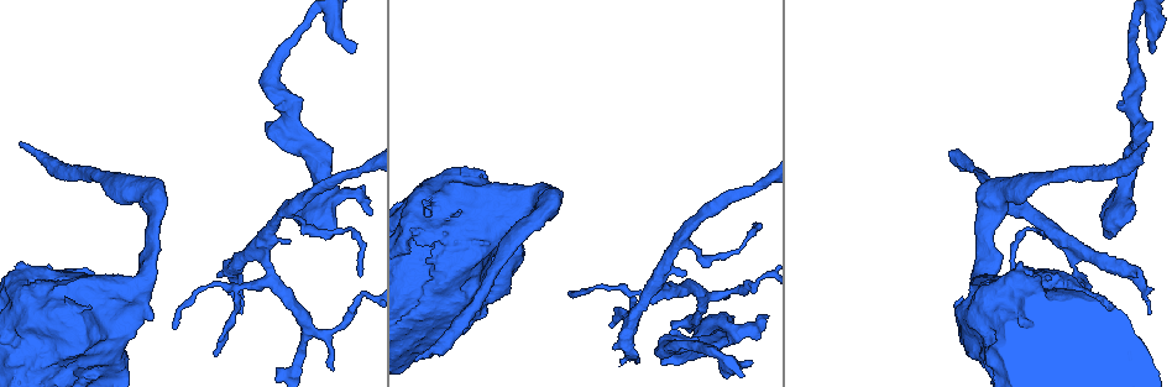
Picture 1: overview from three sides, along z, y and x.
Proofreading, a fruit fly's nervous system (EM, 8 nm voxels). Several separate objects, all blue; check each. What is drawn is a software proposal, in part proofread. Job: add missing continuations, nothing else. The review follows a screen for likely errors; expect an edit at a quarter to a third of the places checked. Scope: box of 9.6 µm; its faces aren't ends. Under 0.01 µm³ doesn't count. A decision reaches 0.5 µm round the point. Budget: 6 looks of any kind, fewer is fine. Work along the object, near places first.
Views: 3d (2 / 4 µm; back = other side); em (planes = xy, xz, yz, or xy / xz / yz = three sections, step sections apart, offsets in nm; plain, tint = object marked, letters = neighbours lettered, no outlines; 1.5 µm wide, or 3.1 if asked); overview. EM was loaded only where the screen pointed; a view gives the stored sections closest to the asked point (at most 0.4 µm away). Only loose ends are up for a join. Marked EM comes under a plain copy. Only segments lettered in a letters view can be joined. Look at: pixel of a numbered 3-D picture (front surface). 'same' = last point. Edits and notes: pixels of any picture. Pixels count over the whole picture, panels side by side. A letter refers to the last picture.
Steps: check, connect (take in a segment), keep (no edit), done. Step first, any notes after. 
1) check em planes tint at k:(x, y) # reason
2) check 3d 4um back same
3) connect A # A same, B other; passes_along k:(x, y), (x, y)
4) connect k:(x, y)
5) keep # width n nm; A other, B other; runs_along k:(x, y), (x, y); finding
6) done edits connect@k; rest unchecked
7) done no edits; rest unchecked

check em planes letters at 1:(333, 371) # an open end

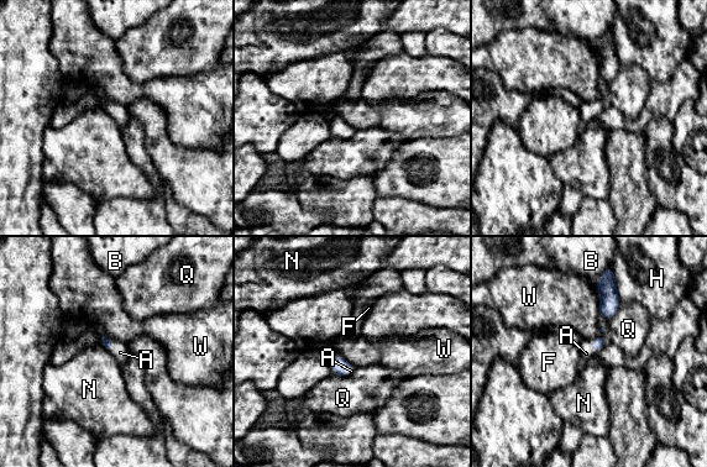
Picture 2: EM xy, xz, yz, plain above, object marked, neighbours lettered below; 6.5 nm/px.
connect A # A same, B other, F other, H other, N other, Q other, W other; the neuron continues

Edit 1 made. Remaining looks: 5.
check overview

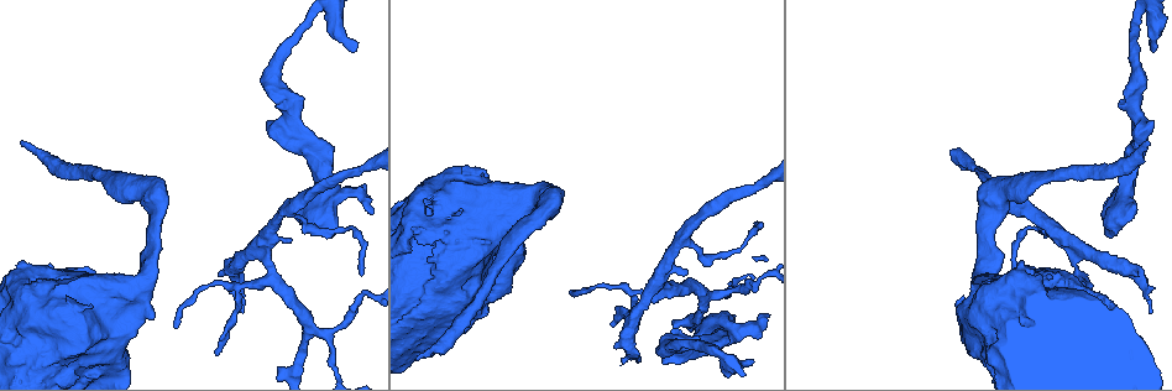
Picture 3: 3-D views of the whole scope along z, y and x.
check em yz step 4 letters at 3:(686, 273) # free end

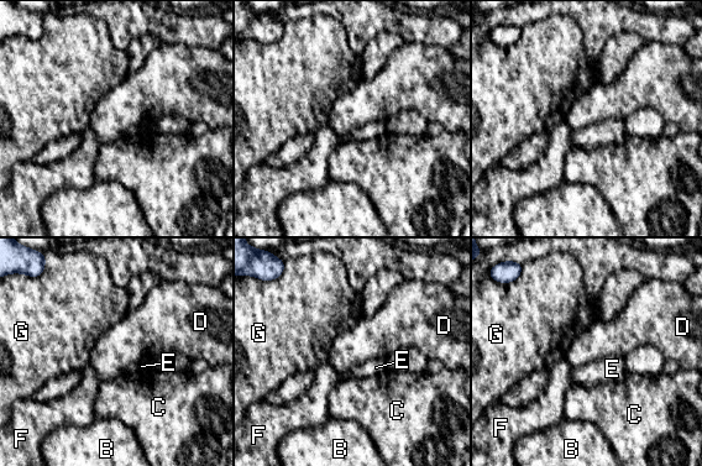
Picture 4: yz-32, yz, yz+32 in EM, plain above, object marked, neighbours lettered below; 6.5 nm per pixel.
check em planes letters same # cut it another way

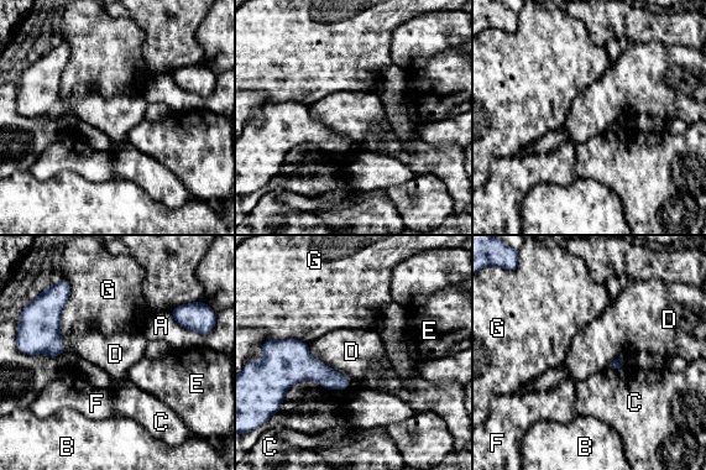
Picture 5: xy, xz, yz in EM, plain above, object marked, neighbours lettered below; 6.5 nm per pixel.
keep # A other, B other, C other, D other, E other, F other, G other; border 5:(308, 344), (346, 390); no lettered segment goes on from it

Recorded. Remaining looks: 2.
check em planes letters at 3:(1149, 142) # an open end

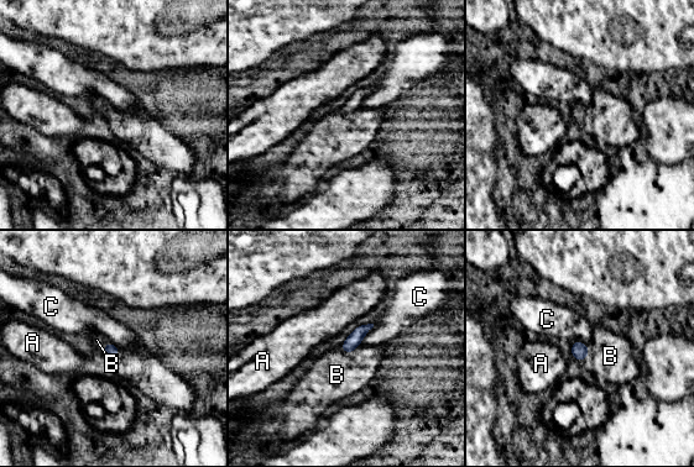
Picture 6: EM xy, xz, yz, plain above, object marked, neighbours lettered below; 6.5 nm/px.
connect B # A other, B same, C other; it goes on there

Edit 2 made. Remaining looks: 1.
done edits connect@2, connect@6; rest unchecked

